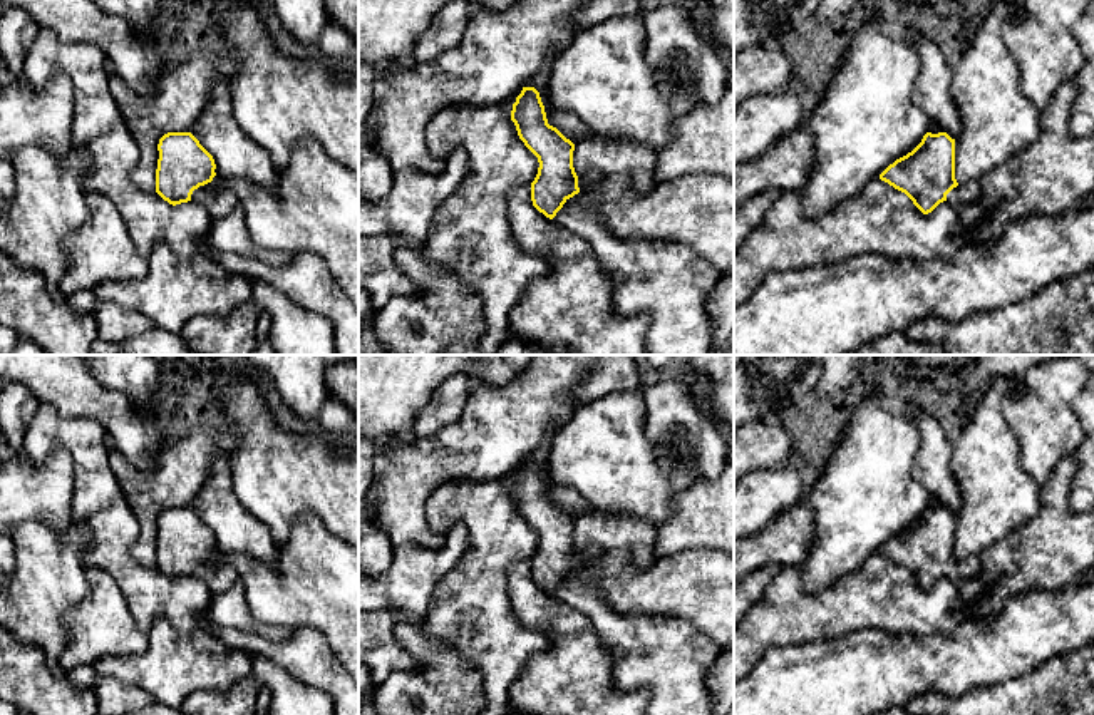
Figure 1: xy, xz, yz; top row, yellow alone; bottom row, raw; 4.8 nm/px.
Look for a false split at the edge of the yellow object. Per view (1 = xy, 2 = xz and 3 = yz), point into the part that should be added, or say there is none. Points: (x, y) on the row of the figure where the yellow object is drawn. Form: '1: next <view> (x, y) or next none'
1: next xy (218, 200)
2: next xz (670, 283)
3: next yz (962, 195)

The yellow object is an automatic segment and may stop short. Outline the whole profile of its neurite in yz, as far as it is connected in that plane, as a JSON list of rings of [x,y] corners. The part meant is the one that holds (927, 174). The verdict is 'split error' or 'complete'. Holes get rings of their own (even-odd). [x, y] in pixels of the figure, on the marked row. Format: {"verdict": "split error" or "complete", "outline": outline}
{"verdict": "split error", "outline": [[[926,132],[921,142],[890,164],[880,179],[905,193],[923,214],[943,201],[960,211],[982,194],[980,181],[957,183],[955,139],[947,132]]]}

